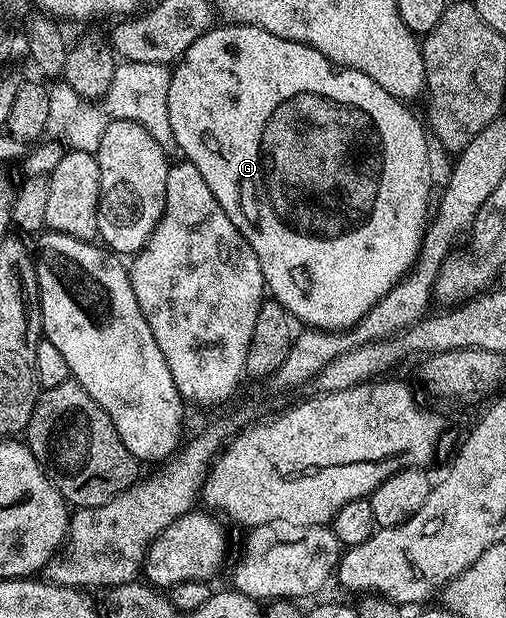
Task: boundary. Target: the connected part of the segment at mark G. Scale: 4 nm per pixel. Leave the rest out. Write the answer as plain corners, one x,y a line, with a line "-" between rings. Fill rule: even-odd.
223,23
220,26
220,29
211,27
207,32
200,35
185,51
183,56
179,58
174,68
171,69
171,82
169,83
169,127
173,127
175,149
178,152
183,152
182,156
186,161
193,163
193,167
197,167
197,171
201,171
201,176
204,177
205,183
209,183
209,191
213,191
213,195
217,199
217,203
221,203
225,215
229,215
233,227
237,227
237,231
241,231
241,235
249,243
249,247
253,247
253,255
257,255
257,263
261,263
261,275
263,276
266,292
270,294
273,300
282,309
287,309
295,317
296,322
300,326
310,327
315,331
350,331
395,284
406,277
419,254
419,248
423,242
423,231
429,224
427,200
431,197
431,157
427,154
427,141
429,142
428,130
420,118
418,121
407,110
408,106
404,102
399,101
393,95
389,95
389,91
385,91
385,87
377,87
377,83
373,83
373,79
369,79
369,75
361,75
361,71
336,67
331,64
331,60
328,57
321,55
321,51
317,51
305,43
281,39
261,27
232,25
230,23

